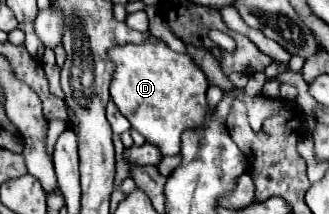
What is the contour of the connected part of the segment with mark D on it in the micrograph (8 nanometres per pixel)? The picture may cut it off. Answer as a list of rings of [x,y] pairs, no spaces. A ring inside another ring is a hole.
[[[148,37],[140,45],[126,43],[112,47],[108,59],[114,65],[110,97],[132,127],[162,149],[164,155],[180,153],[180,135],[186,129],[202,127],[206,115],[206,75],[188,55],[172,51],[164,41]]]

